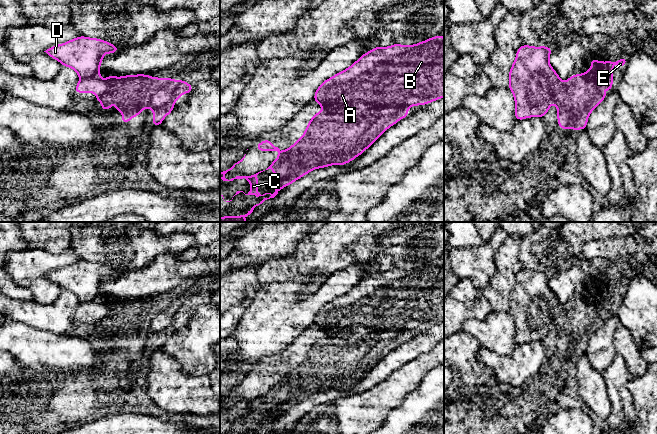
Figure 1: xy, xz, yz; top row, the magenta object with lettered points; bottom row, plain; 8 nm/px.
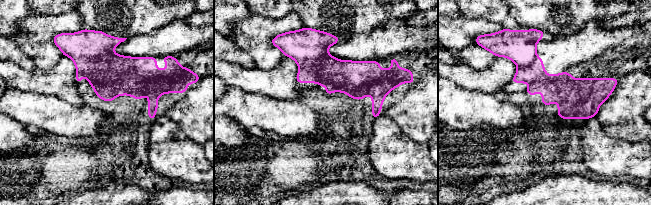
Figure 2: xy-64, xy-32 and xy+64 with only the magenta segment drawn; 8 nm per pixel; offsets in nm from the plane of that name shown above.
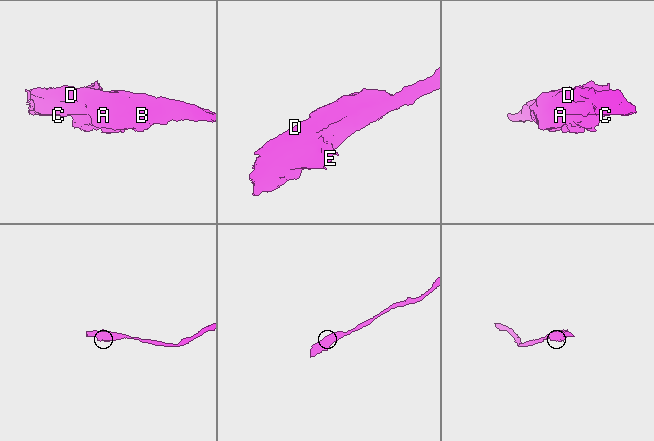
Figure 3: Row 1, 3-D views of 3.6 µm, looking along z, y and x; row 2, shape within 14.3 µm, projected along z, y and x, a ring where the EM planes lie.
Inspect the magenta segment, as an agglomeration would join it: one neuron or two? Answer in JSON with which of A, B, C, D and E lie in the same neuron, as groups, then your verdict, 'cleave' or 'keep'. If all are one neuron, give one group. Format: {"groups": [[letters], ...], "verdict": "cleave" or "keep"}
{"groups": [["A", "B", "D"], ["C", "E"]], "verdict": "cleave"}

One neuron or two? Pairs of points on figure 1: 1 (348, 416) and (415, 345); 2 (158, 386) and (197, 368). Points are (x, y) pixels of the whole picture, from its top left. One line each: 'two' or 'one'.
1: two
2: two

